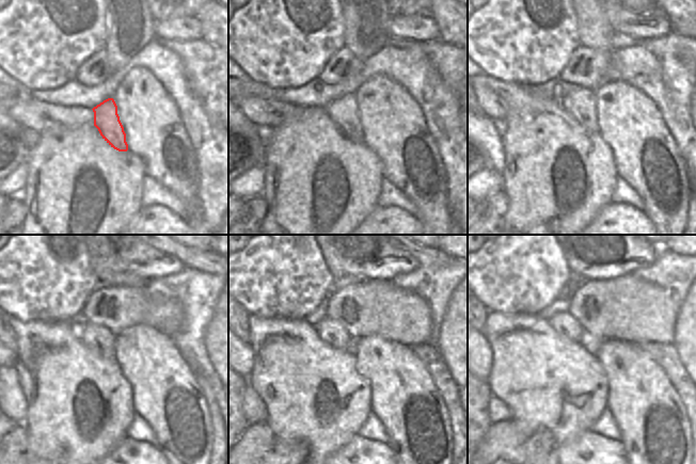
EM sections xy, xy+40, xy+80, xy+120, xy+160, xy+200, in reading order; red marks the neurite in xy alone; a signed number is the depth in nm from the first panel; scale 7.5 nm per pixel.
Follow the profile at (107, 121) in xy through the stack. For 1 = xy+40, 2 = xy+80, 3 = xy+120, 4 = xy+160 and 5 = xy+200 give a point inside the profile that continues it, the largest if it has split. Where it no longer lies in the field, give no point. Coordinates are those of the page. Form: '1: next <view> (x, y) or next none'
1: next xy+40 (344, 113)
2: next xy+80 (580, 104)
3: next xy+120 (99, 339)
4: next xy+160 (331, 332)
5: next xy+200 (566, 325)

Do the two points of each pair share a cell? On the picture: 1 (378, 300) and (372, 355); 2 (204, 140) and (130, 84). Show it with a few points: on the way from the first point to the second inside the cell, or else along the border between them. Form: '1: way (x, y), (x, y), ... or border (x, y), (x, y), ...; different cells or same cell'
1: border (356, 339), (362, 336), (380, 335), (397, 342); different cells
2: border (173, 101), (193, 147); different cells

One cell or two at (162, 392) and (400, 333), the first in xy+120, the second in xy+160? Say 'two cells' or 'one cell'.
two cells

